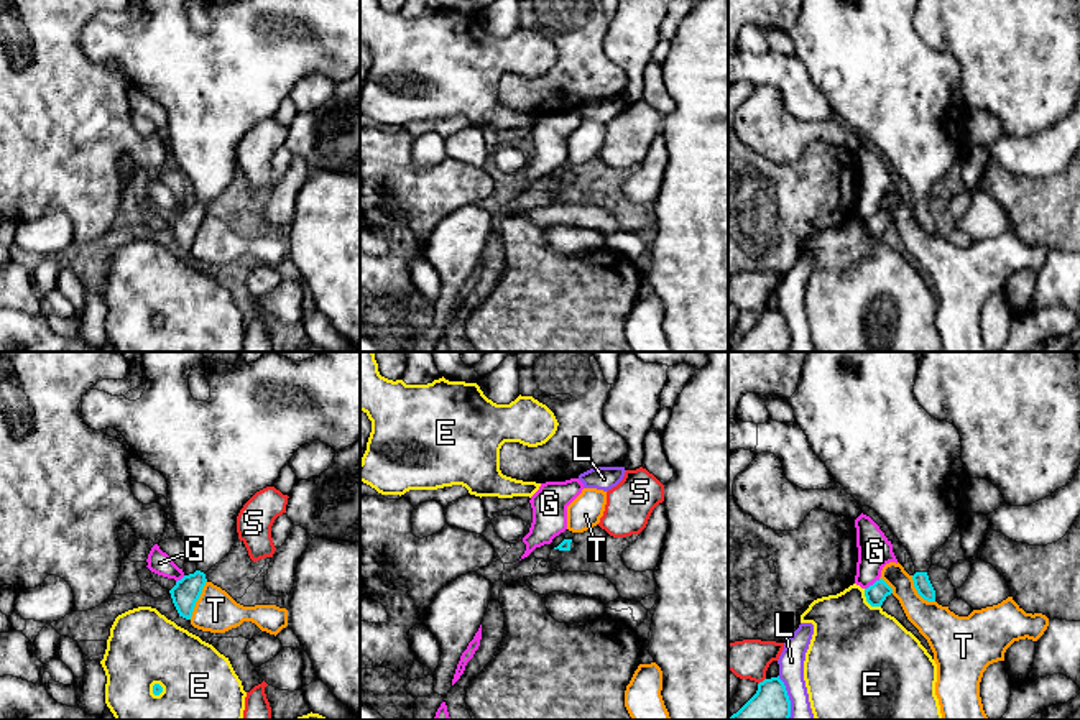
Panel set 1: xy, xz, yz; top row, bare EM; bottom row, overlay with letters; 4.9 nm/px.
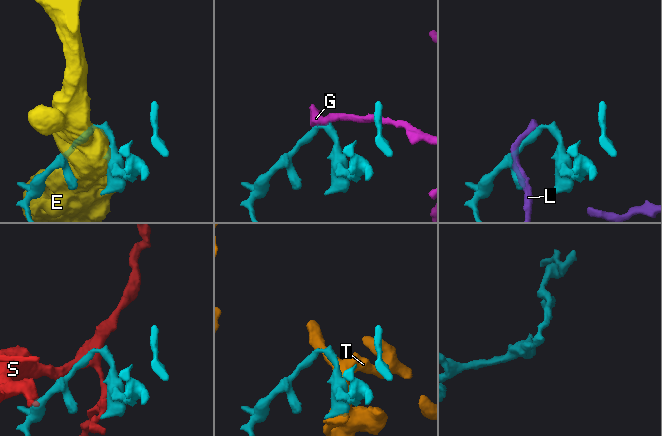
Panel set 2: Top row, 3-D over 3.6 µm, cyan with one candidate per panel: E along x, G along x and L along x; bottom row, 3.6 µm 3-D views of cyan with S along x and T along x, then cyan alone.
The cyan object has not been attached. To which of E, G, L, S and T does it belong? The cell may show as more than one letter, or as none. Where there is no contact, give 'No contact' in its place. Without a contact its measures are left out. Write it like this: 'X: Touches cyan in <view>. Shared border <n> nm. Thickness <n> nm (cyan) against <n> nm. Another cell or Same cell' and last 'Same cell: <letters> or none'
E: Touches cyan in yz. Shared border 130 nm. Thickness 100 nm (cyan) against 460 nm. Another cell
G: Touches cyan in yz. Shared border 90 nm. Thickness 100 nm (cyan) against 170 nm. Another cell
L: Touches cyan in yz. Shared border 220 nm. Thickness 240 nm (cyan) against 130 nm. Another cell
S: Touches cyan in yz. Shared border 50 nm. Thickness 240 nm (cyan) against 190 nm. Another cell
T: Touches cyan in xy. Shared border 200 nm. Thickness 140 nm (cyan) against 200 nm. Another cell
Same cell: none

